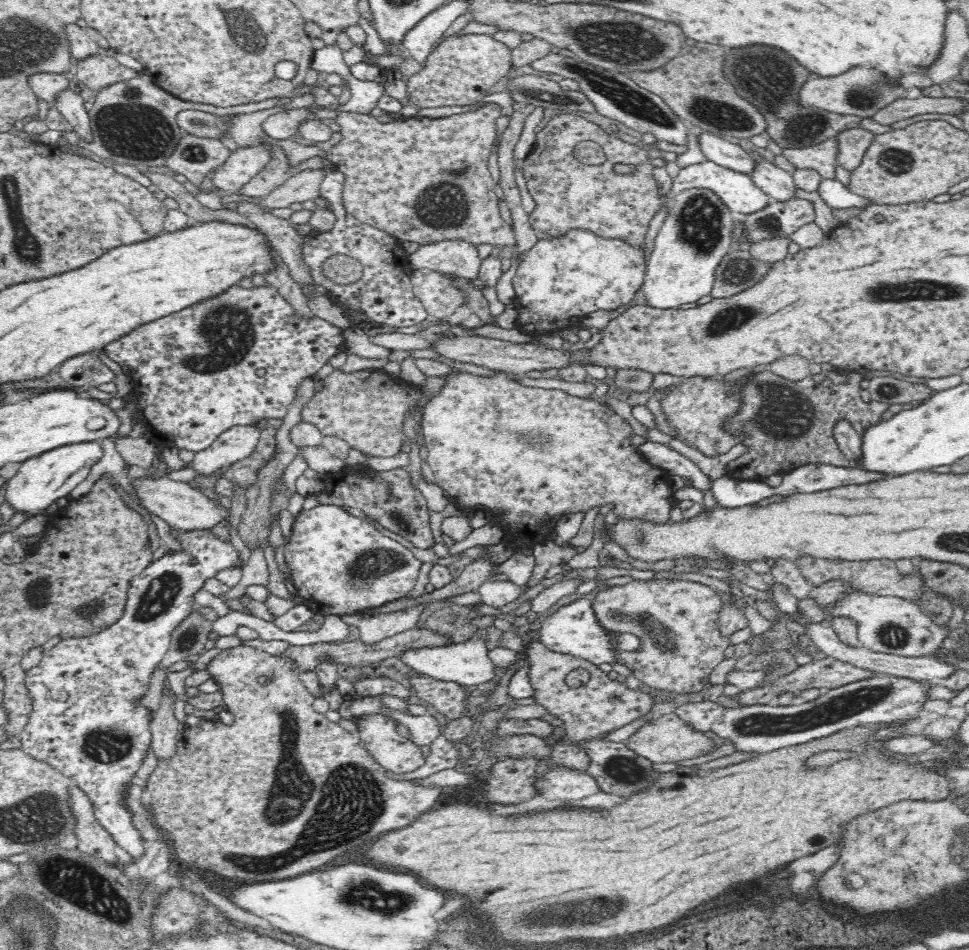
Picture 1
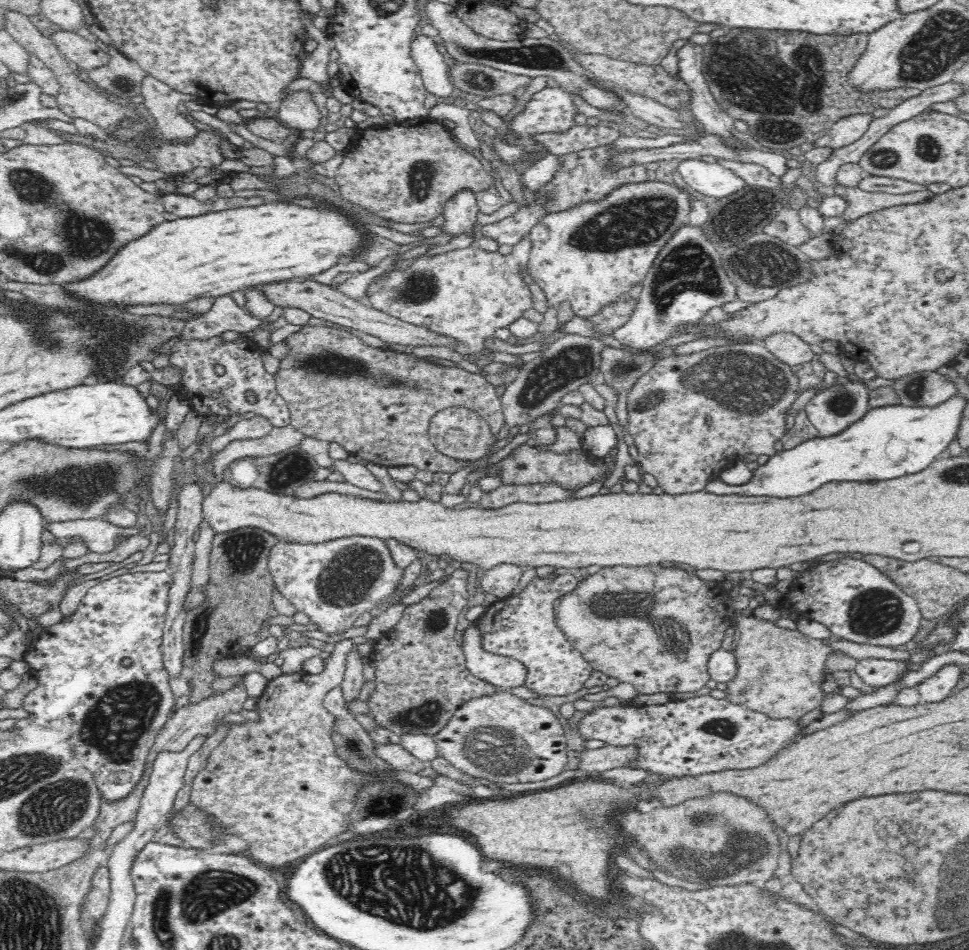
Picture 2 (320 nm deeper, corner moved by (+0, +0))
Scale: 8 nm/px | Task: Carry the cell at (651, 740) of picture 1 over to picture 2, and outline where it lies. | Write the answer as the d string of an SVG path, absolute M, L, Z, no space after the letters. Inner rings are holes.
M604 746L598 749L584 749L580 752L580 759L577 768L594 777L602 770L626 767L626 764L635 761L637 758L636 747L614 747Z

